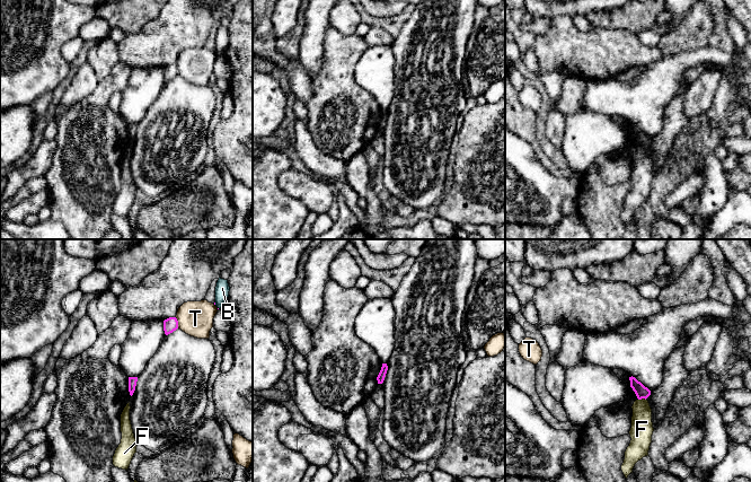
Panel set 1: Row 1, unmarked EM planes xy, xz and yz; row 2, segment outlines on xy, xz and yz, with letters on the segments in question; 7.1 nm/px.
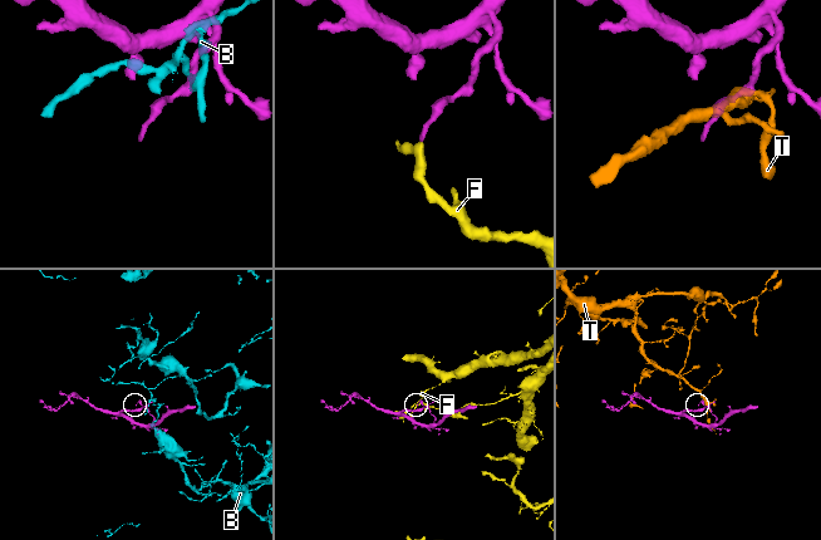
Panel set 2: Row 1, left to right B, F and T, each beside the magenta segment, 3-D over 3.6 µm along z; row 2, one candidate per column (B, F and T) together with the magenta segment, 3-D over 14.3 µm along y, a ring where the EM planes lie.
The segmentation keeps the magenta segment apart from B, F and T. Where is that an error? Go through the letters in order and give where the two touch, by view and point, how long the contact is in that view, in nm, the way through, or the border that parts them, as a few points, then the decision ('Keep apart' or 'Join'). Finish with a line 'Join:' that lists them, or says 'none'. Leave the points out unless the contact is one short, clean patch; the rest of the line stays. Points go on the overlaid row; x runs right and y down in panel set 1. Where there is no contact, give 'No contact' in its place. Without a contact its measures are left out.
B: No contact. Keep apart
F: Touches magenta at yz (642, 397). Shared border 60 nm. Boundary: yz (645, 399), (638, 400). Keep apart
T: Touches magenta at xy (177, 323). Shared border 80 nm. Keep apart
Join: none

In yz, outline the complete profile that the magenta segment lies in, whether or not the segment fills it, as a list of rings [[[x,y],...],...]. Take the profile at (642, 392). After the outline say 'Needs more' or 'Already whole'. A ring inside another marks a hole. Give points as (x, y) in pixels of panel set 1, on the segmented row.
[[[629,377],[630,387],[635,392],[638,400],[647,398],[651,395],[651,391],[645,387],[640,382],[638,382],[635,377]]]. Already whole

